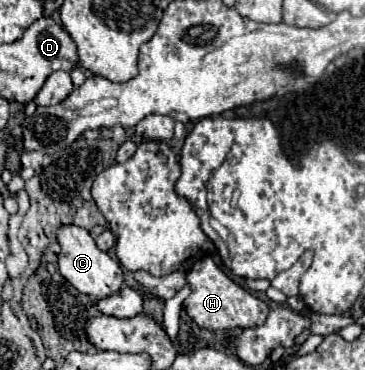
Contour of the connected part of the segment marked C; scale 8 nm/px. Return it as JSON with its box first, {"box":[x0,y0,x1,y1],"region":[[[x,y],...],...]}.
{"box":[59,226,123,300],"region":[[[61,226],[59,228],[59,244],[61,244],[61,254],[59,254],[59,272],[67,282],[71,282],[81,294],[87,294],[95,300],[113,296],[115,292],[121,290],[123,286],[123,270],[117,260],[113,260],[109,254],[101,252],[95,246],[95,240],[89,236],[87,230],[79,226]]]}

